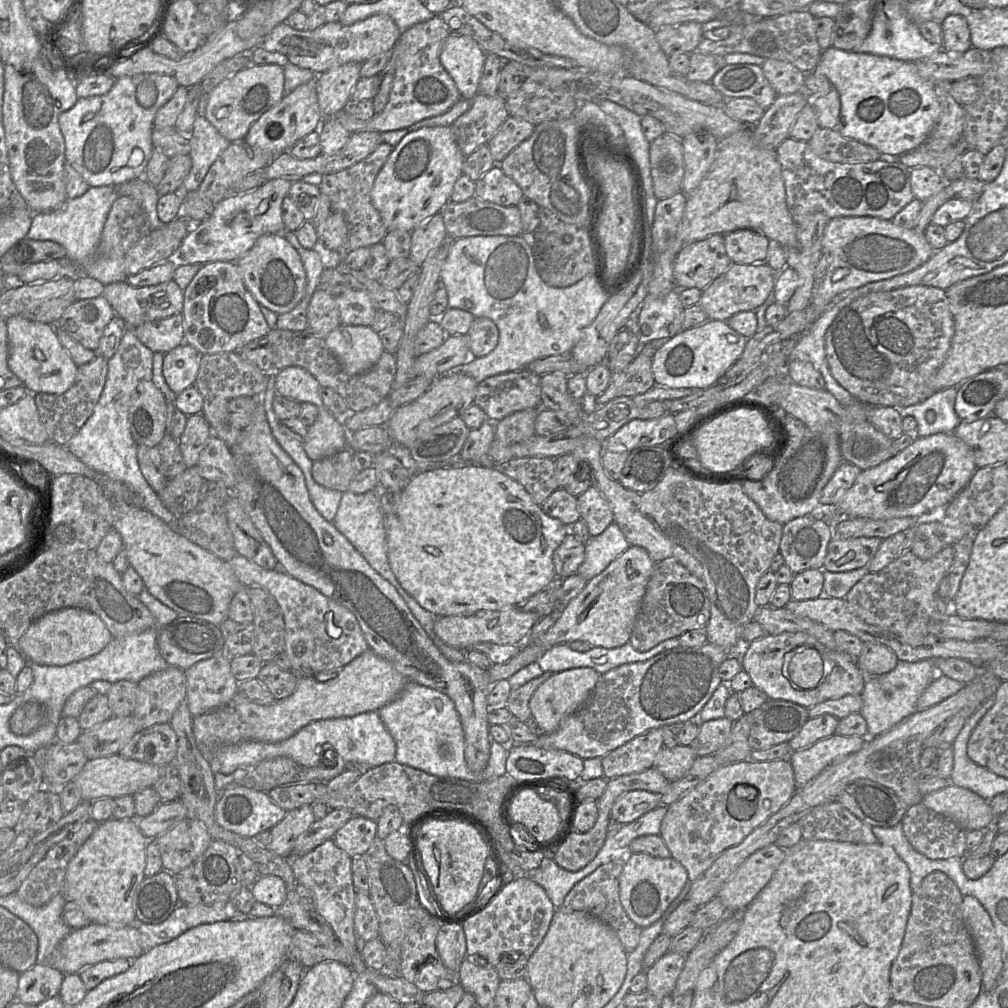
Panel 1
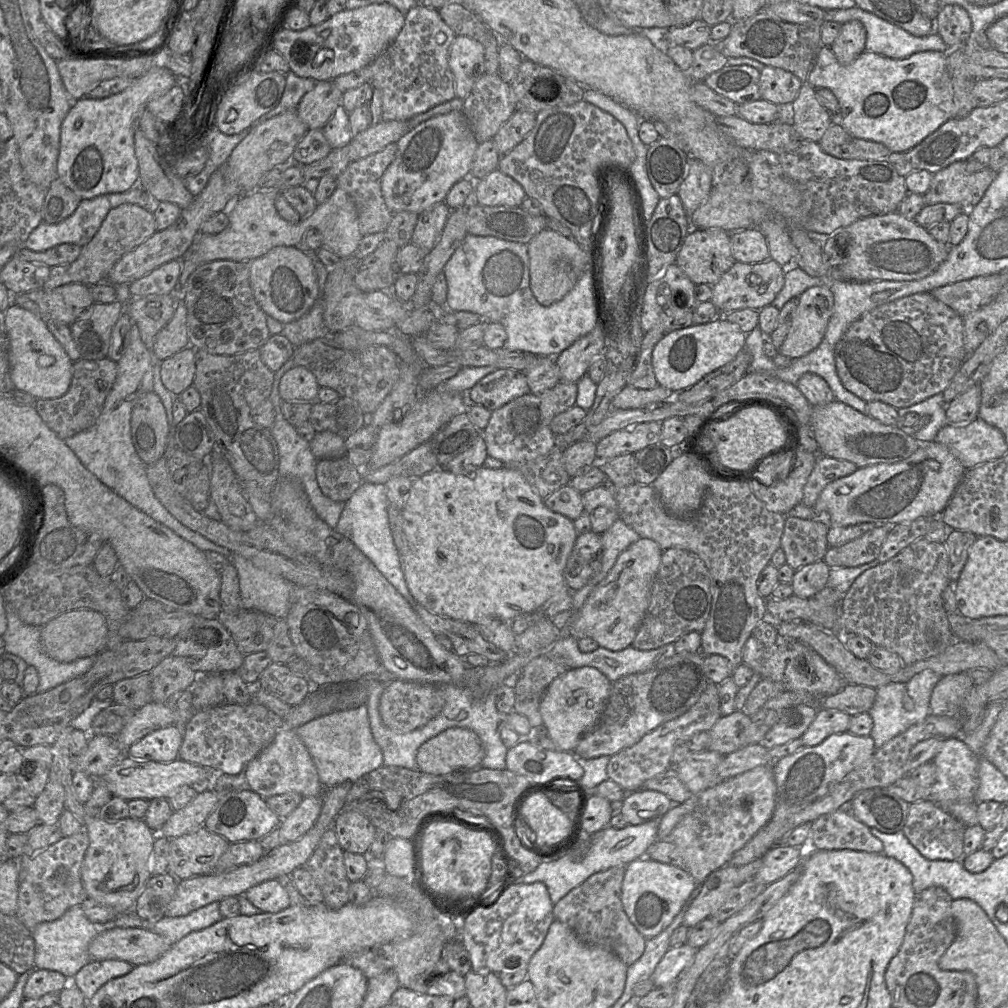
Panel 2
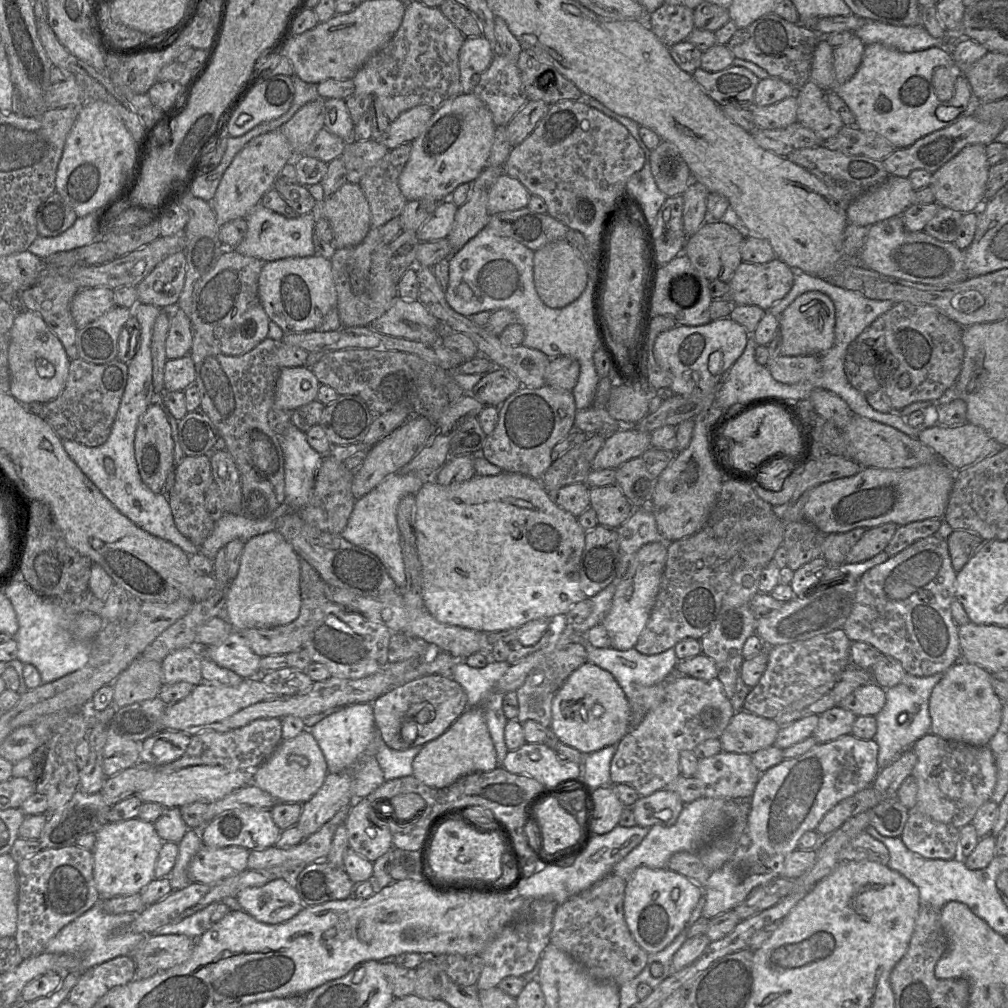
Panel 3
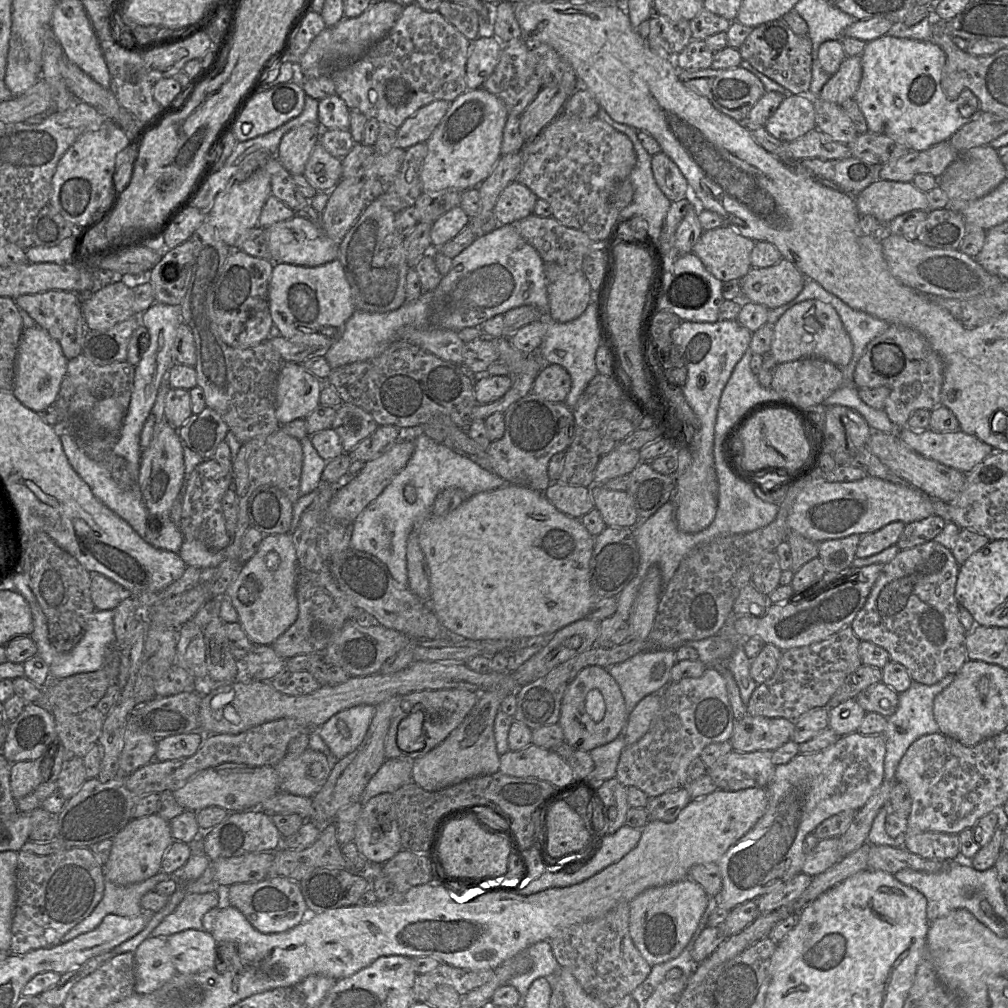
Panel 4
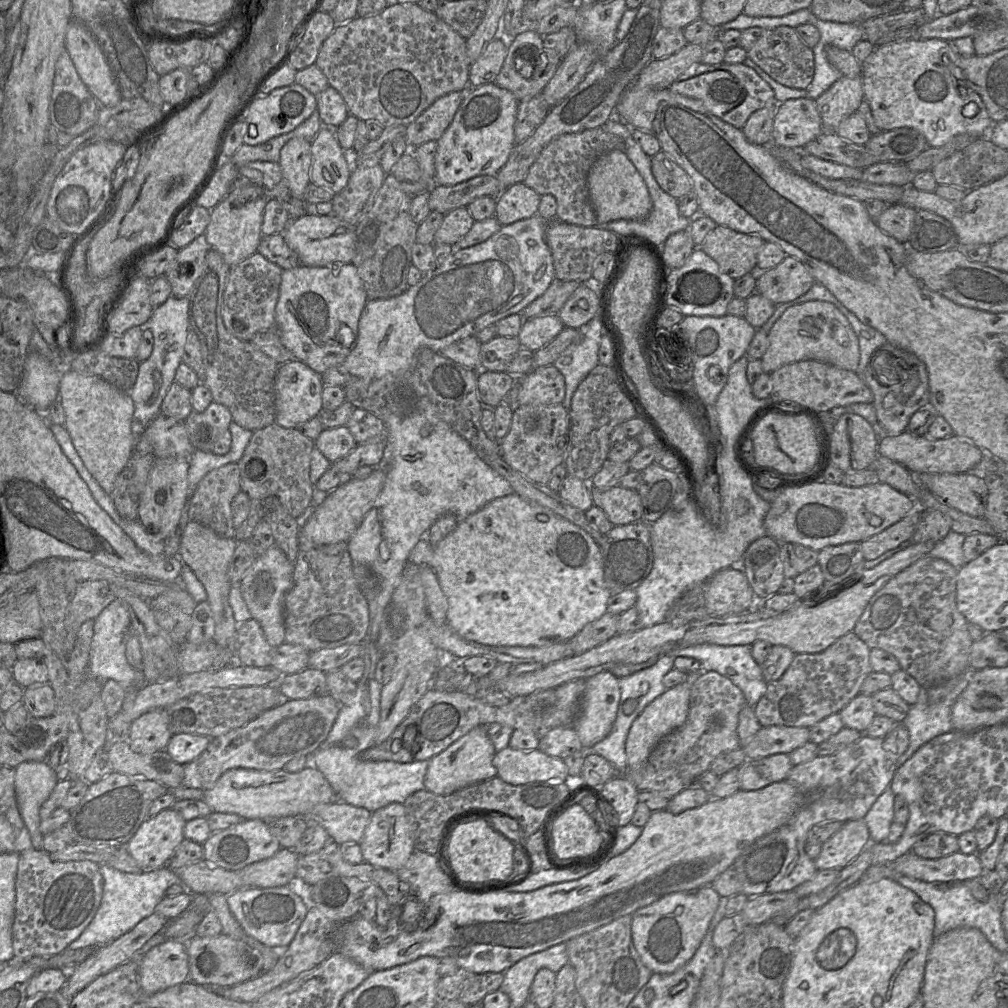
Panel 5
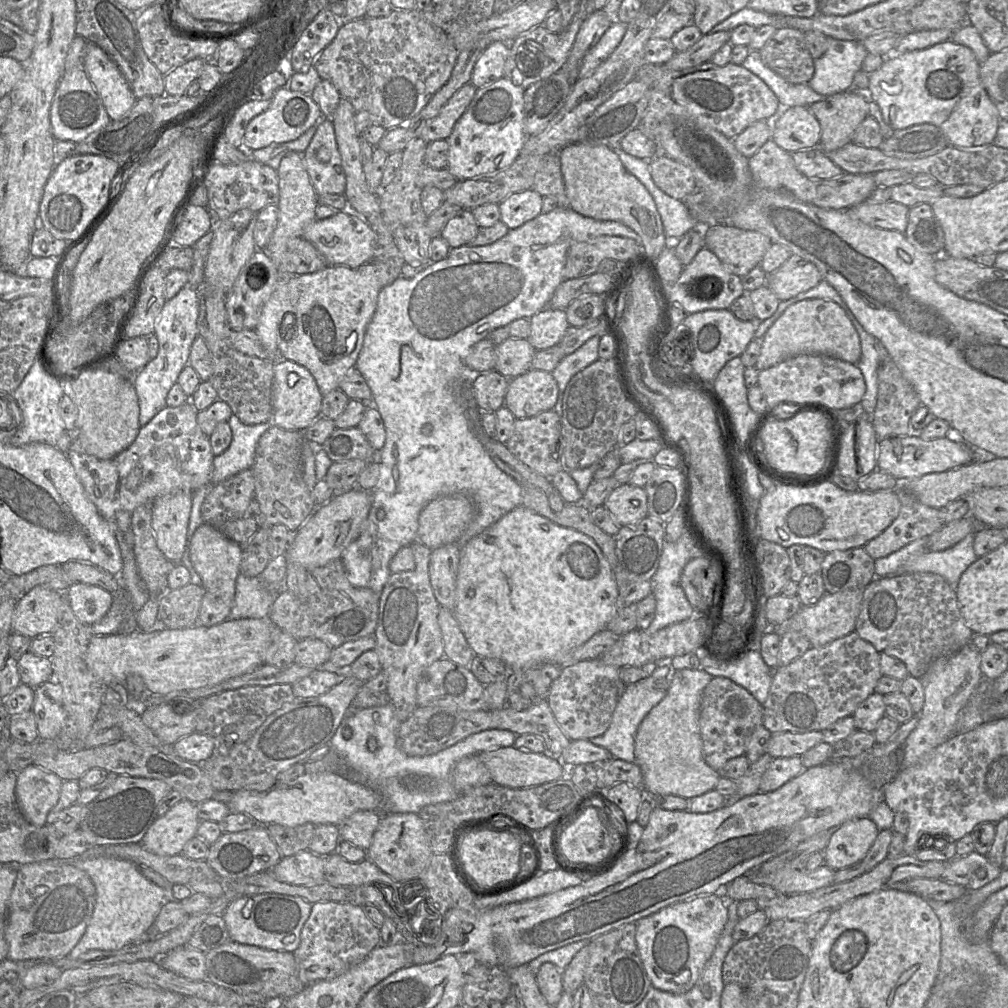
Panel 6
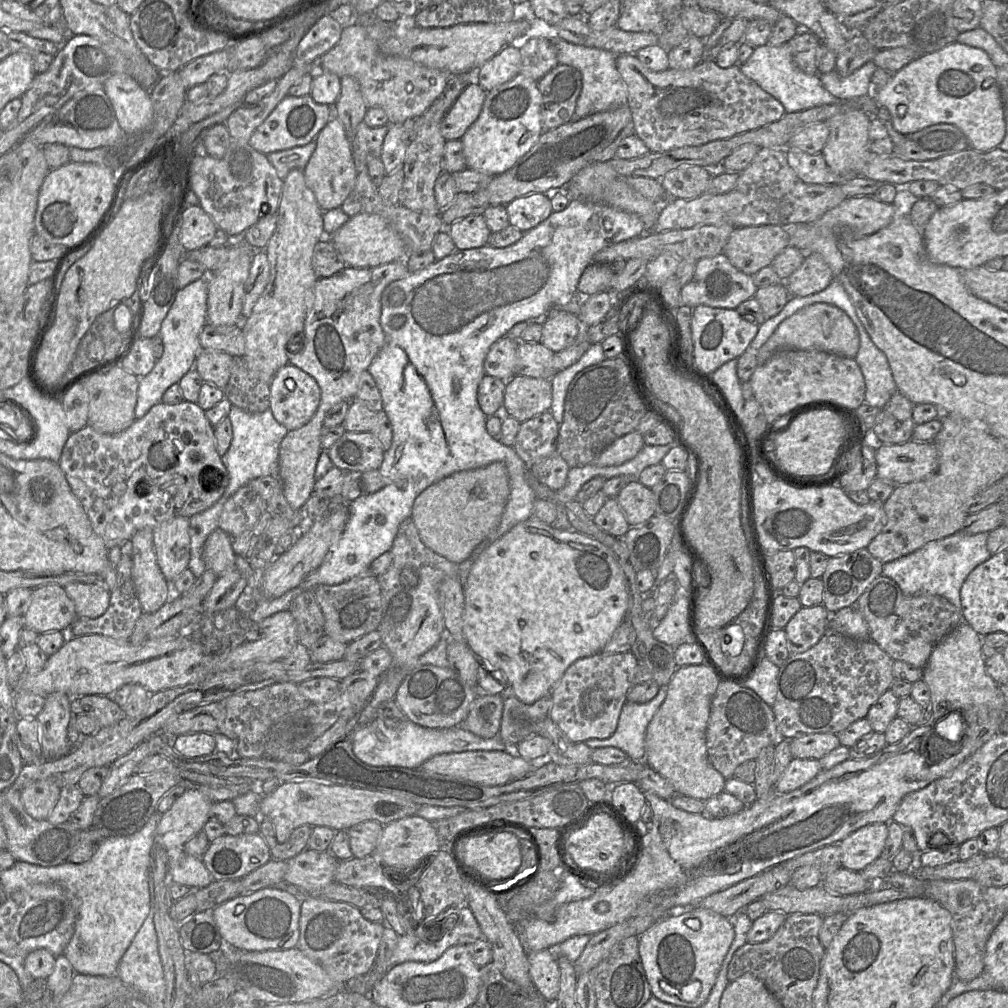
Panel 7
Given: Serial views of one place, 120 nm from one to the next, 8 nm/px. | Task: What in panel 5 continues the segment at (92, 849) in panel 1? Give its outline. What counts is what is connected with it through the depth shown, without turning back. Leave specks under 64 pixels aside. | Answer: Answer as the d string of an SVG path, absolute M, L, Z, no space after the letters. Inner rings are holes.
M173 808L145 820L126 844L126 850L143 872L165 867L185 839L186 820Z

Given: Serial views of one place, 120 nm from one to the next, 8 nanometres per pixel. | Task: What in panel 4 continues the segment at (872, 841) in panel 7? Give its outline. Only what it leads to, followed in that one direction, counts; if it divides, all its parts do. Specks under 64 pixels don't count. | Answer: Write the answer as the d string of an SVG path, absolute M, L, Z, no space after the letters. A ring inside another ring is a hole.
M839 837L819 840L816 847L804 855L801 872L814 877L834 866L840 859Z

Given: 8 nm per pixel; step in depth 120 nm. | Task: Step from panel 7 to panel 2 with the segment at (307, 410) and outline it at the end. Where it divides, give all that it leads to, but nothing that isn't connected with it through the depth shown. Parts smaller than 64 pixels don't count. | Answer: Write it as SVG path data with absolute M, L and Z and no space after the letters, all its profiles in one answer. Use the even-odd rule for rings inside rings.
M304 366L286 371L278 385L280 398L288 402L315 402L319 388L314 374Z

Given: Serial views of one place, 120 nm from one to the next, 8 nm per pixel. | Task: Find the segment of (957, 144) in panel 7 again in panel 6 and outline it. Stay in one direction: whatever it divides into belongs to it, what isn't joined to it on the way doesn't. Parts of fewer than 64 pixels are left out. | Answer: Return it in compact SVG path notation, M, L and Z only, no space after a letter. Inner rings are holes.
M932 124L914 125L894 131L879 149L887 156L915 160L935 155L948 146L943 132Z

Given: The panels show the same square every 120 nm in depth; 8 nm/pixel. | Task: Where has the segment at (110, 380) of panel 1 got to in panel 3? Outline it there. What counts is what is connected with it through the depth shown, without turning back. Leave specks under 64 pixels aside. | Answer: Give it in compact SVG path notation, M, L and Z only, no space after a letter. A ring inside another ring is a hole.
M142 303L133 308L133 316L141 327L140 346L135 356L125 363L128 366L127 383L107 441L98 447L88 447L68 439L62 439L62 444L70 458L120 513L151 535L170 541L192 555L200 548L177 529L167 494L152 492L142 481L135 458L136 429L141 416L153 403L151 340L155 320L161 311L154 305Z

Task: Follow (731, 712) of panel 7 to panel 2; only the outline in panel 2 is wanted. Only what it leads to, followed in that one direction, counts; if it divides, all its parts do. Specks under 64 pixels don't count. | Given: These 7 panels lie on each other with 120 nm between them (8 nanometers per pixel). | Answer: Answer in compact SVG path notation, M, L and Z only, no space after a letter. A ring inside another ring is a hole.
M708 681L699 700L684 714L662 723L634 745L612 755L607 765L608 778L619 784L627 793L641 789L646 780L672 766L673 750L677 744L685 743L697 732L709 731L721 717L718 685Z

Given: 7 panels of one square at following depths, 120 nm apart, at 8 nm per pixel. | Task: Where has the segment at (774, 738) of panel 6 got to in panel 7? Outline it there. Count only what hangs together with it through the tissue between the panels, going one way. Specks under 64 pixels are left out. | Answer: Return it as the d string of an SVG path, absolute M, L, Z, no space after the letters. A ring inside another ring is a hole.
M833 733L802 734L790 739L791 754L800 759L819 760L840 745Z

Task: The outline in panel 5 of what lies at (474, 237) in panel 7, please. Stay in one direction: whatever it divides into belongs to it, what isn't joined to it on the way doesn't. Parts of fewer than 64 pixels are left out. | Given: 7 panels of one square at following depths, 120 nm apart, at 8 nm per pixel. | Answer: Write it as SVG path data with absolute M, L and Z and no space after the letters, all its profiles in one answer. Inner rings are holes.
M459 207L444 215L436 231L433 244L453 246L471 229L474 219L466 207Z

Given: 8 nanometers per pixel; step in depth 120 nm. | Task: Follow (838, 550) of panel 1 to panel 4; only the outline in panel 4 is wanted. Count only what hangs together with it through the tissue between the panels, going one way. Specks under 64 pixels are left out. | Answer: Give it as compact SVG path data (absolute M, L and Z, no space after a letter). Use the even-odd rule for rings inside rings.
M895 521L875 532L863 534L856 550L856 558L870 557L897 544L905 526L905 523Z

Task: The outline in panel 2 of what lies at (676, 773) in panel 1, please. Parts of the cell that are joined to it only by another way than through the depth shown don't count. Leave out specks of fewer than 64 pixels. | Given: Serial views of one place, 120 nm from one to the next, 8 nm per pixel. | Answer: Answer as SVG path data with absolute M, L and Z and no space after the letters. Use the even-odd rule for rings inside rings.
M690 751L683 761L673 766L687 788L698 794L723 781L717 773L722 759L723 755L715 751Z

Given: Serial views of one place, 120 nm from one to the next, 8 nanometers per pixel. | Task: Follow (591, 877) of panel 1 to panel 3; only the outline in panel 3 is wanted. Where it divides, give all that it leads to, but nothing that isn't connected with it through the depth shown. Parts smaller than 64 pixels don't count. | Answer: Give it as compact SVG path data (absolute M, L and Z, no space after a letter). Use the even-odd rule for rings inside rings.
M609 874L587 889L571 896L556 907L550 933L551 944L578 962L595 979L614 983L617 987L638 976L648 959L648 953L637 944L624 919L625 886L626 880Z

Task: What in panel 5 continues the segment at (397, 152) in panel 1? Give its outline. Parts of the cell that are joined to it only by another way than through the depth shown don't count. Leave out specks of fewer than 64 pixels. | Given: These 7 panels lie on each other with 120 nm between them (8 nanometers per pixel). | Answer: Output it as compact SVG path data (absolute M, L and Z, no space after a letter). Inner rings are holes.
M494 83L468 88L448 128L437 140L435 155L435 185L453 186L481 175L496 175L507 162L515 147L514 124L519 101L508 90Z

